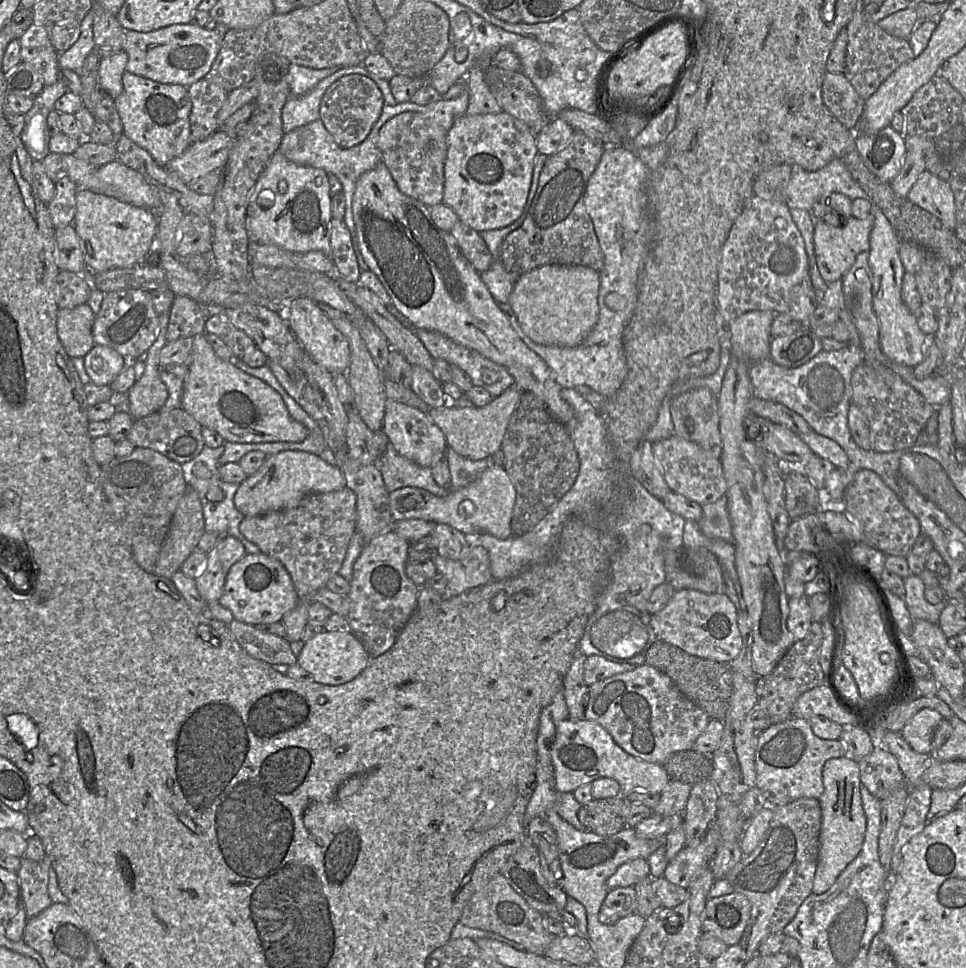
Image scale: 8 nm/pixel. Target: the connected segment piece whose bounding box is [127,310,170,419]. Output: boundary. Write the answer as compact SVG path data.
M170 310L159 315L156 339L143 355L138 367L139 378L127 392L128 413L140 419L158 411L168 398L168 391L159 376L161 349L167 342Z

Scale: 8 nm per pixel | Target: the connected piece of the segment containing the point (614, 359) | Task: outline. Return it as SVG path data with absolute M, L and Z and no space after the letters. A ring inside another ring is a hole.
M630 144L605 146L601 160L588 181L584 203L586 211L593 222L595 233L603 253L603 267L599 271L598 320L585 340L575 347L537 344L523 332L509 303L502 304L501 302L497 302L519 338L545 362L551 370L554 380L561 388L575 388L579 385L585 385L607 398L617 392L626 377L627 364L622 337L625 327L636 307L639 277L647 259L650 245L652 244L652 222L649 217L645 194L645 183L649 176L649 170L636 156L635 151L630 147Z

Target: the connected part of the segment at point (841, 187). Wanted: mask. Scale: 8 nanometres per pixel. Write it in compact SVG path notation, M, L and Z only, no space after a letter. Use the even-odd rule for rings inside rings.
M839 158L816 171L807 171L799 165L792 165L785 203L789 209L810 211L821 198L835 192L844 194L851 200L869 199Z

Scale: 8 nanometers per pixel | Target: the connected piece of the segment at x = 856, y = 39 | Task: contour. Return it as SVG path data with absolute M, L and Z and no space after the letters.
M854 10L845 29L847 47L843 74L864 100L867 100L901 64L916 57L907 39L888 34L877 23L866 20L859 11Z

